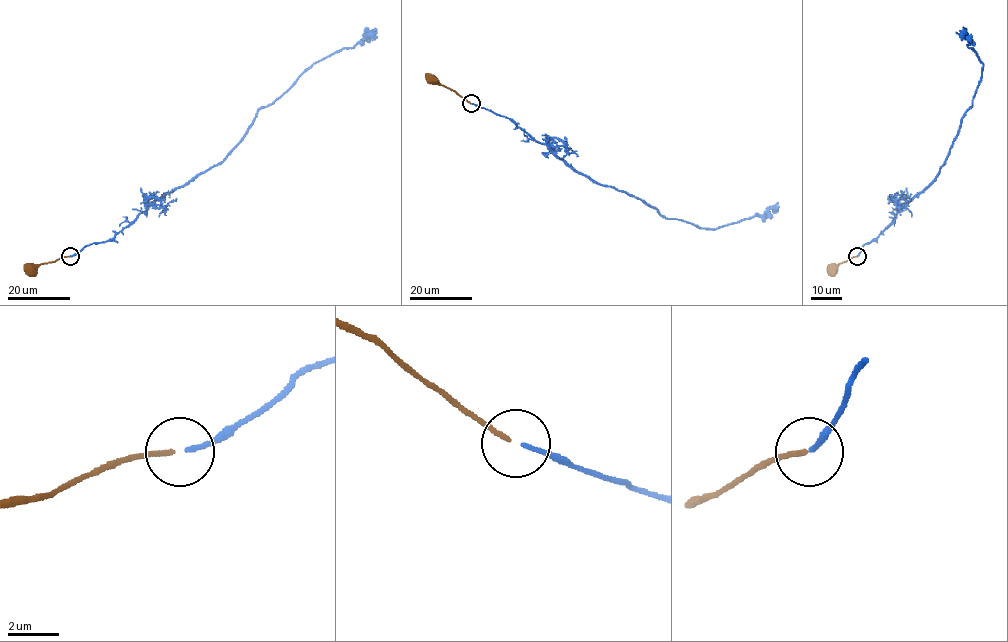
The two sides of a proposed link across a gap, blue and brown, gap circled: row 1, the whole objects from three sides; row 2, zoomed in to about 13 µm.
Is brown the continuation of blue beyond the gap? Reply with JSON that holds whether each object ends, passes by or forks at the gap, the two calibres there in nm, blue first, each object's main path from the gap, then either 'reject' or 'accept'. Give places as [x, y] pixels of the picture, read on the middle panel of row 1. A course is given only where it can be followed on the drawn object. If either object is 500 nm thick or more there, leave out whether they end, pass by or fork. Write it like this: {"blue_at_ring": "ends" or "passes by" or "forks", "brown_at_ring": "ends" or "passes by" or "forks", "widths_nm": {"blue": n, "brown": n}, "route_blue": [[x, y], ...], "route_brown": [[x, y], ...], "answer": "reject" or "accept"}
{"blue_at_ring": "ends", "brown_at_ring": "ends", "widths_nm": {"blue": 150, "brown": 180}, "route_blue": [[472, 103], [511, 120], [577, 171], [634, 196], [667, 218], [714, 229], [755, 214], [764, 216], [778, 202]], "route_brown": [[471, 103], [430, 80]], "answer": "accept"}

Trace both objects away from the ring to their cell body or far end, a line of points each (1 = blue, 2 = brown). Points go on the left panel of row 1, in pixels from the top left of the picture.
1: (70, 256), (93, 243), (110, 241), (158, 199), (219, 165), (259, 109), (272, 104), (313, 64), (376, 32)
2: (69, 256), (29, 269)

